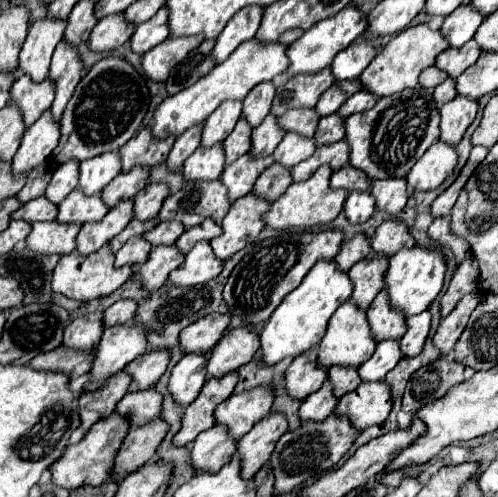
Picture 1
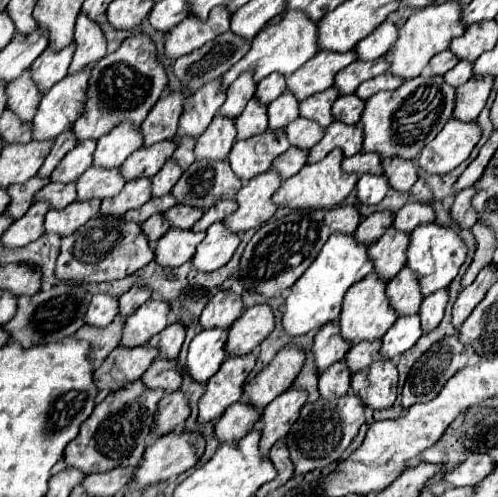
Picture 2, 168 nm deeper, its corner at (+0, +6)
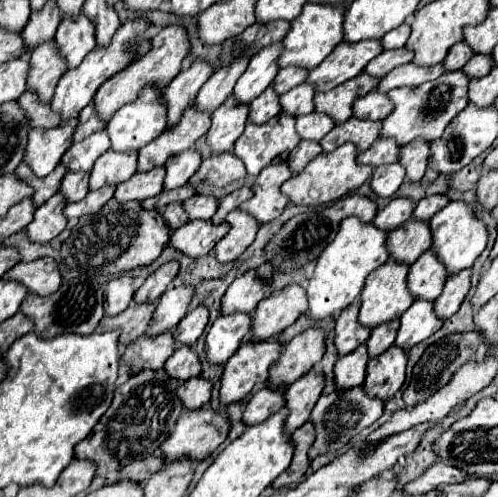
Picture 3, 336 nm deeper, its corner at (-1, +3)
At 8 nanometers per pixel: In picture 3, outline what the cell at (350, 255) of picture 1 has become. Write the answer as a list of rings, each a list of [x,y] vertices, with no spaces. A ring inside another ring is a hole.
[[[395,197],[385,209],[381,209],[377,213],[373,223],[379,229],[393,231],[393,229],[397,229],[403,221],[407,221],[413,215],[413,209],[415,209],[415,201],[413,199],[409,199],[409,197]]]

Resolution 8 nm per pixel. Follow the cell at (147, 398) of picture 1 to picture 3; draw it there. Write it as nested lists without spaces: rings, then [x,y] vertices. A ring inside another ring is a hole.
[[[179,345],[175,349],[175,353],[167,359],[165,363],[165,369],[171,377],[175,379],[191,379],[191,377],[197,377],[201,373],[201,359],[199,355],[193,351],[193,347],[189,345]]]

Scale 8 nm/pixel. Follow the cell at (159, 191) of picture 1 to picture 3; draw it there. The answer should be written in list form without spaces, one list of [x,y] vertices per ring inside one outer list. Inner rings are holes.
[[[195,147],[169,157],[169,161],[165,163],[165,167],[167,167],[165,189],[183,187],[189,181],[189,177],[193,177],[193,173],[199,169],[199,165],[201,165],[201,153]]]

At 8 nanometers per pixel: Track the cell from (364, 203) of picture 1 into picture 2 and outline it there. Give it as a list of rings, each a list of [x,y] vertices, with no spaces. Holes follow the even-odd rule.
[[[364,174],[356,184],[356,196],[360,204],[378,204],[386,196],[386,192],[388,192],[388,182],[382,174],[380,176]]]

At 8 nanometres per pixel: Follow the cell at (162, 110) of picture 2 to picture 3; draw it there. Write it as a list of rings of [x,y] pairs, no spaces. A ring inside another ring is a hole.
[[[195,59],[191,65],[187,65],[165,89],[163,97],[167,101],[167,125],[173,127],[181,119],[183,111],[189,107],[191,99],[197,97],[197,91],[201,85],[213,75],[215,67],[203,59]]]

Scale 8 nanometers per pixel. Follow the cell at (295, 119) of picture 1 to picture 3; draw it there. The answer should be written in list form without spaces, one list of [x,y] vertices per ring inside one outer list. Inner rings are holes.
[[[361,73],[355,79],[349,79],[331,91],[317,93],[315,111],[327,113],[329,117],[335,119],[335,123],[343,123],[353,115],[353,101],[361,95],[367,95],[369,91],[375,91],[377,81],[381,81],[381,77],[371,77],[367,73]]]

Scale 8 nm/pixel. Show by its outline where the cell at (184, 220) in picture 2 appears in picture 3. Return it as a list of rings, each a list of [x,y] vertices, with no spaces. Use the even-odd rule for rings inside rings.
[[[193,195],[187,201],[183,201],[183,207],[191,219],[211,219],[213,213],[217,211],[217,205],[219,201],[215,197],[205,195]]]

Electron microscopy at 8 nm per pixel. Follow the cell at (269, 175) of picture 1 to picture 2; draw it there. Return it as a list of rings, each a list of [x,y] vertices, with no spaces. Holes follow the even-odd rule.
[[[288,148],[284,154],[280,154],[280,158],[276,158],[276,162],[272,162],[272,170],[276,170],[282,176],[282,180],[286,180],[300,172],[300,168],[306,164],[306,156],[306,150]]]

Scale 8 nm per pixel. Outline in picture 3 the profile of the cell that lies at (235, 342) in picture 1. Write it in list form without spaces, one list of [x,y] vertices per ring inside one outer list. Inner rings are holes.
[[[287,285],[279,291],[273,291],[257,305],[249,337],[253,341],[265,341],[277,337],[283,329],[293,325],[297,317],[305,313],[305,309],[307,309],[307,297],[301,285]]]

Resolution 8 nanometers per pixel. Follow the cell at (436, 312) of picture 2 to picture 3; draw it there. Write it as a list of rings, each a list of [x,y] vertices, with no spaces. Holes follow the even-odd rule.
[[[463,269],[455,275],[451,275],[447,279],[447,285],[441,293],[439,299],[435,299],[435,311],[441,319],[449,319],[451,315],[455,315],[465,299],[465,295],[469,293],[471,287],[471,269]]]

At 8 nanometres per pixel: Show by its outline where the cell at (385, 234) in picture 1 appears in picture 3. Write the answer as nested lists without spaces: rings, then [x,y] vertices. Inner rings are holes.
[[[429,195],[425,199],[421,199],[413,211],[413,217],[419,219],[419,221],[425,221],[425,219],[431,219],[437,211],[441,211],[445,205],[449,203],[449,197],[447,195]]]

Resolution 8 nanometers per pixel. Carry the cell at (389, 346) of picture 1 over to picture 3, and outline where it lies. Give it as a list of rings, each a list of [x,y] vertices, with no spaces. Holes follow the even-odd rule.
[[[417,299],[403,315],[401,315],[401,327],[397,333],[397,347],[411,349],[413,345],[425,341],[435,331],[439,331],[443,325],[443,319],[435,313],[433,301],[421,301]]]

